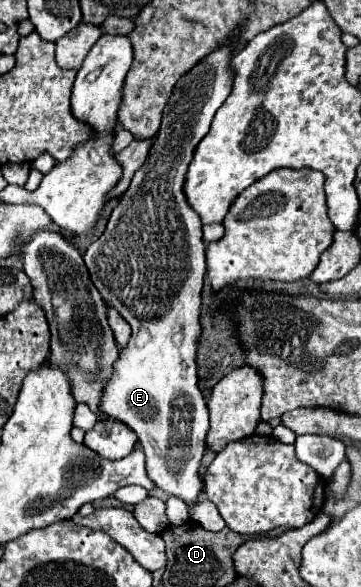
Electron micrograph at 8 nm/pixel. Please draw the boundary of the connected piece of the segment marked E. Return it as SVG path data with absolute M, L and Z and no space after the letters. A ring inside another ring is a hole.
M235 29L233 37L201 59L189 73L185 73L165 109L161 129L155 135L155 141L149 149L147 161L137 169L131 179L129 189L119 199L113 209L109 223L103 235L89 245L83 259L89 269L91 281L101 293L103 301L119 311L119 315L131 325L131 339L121 349L119 359L113 365L113 373L103 387L99 409L105 411L107 417L119 419L129 425L145 451L145 467L149 479L165 491L167 495L177 495L185 503L197 503L203 483L199 477L201 457L205 453L205 435L209 431L209 411L207 401L197 387L197 349L201 337L201 291L205 279L205 243L201 239L201 219L187 203L183 193L183 183L187 175L187 167L193 159L195 147L207 135L215 111L225 103L233 85L233 69L231 55L237 45L239 29Z

